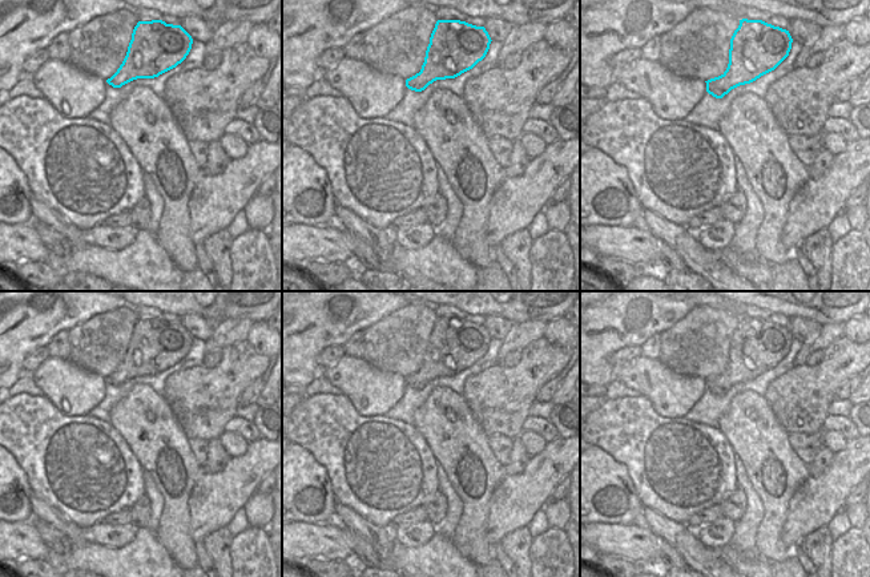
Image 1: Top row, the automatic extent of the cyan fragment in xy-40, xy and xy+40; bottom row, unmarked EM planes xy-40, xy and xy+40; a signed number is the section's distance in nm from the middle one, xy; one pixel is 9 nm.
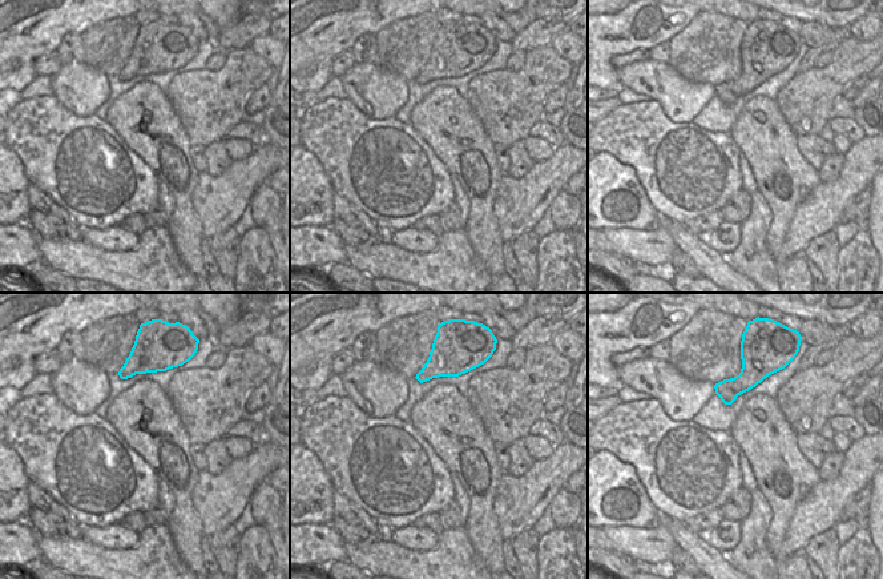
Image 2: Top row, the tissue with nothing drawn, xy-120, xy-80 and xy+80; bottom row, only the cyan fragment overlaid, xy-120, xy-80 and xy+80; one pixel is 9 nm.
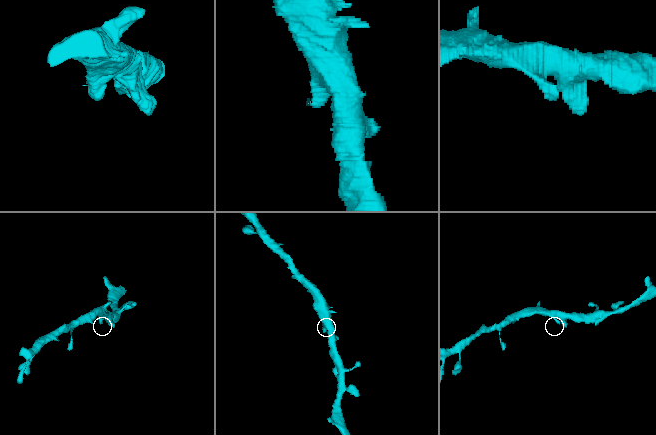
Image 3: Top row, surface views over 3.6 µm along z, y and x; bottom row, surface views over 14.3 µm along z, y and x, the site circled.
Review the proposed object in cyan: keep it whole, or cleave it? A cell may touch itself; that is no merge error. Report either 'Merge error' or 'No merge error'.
No merge error

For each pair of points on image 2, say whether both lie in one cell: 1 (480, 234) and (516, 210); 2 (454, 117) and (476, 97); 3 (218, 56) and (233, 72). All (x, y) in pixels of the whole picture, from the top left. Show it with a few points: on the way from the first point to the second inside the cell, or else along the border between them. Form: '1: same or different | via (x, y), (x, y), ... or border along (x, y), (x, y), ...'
1: different | border along (495, 192), (494, 214), (503, 240)
2: different | border along (466, 99), (486, 131)
3: different | border along (226, 52), (226, 61), (218, 69), (206, 69)

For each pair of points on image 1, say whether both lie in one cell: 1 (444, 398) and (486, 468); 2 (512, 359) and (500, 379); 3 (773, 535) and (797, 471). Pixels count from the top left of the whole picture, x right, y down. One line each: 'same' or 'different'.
1: same
2: different
3: same

